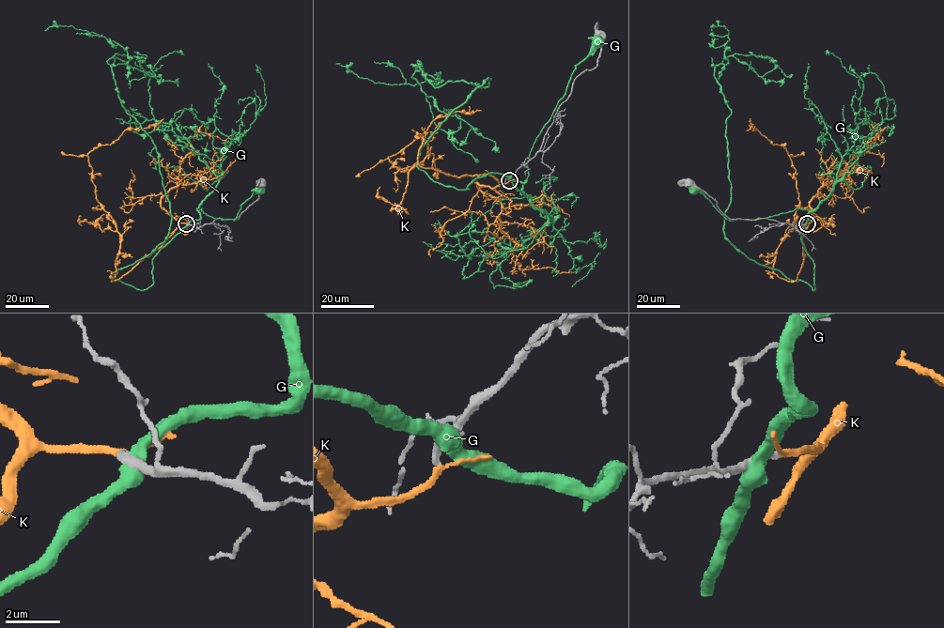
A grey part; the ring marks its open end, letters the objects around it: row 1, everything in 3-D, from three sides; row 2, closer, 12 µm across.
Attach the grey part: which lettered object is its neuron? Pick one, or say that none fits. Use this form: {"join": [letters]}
{"join": ["K"]}

